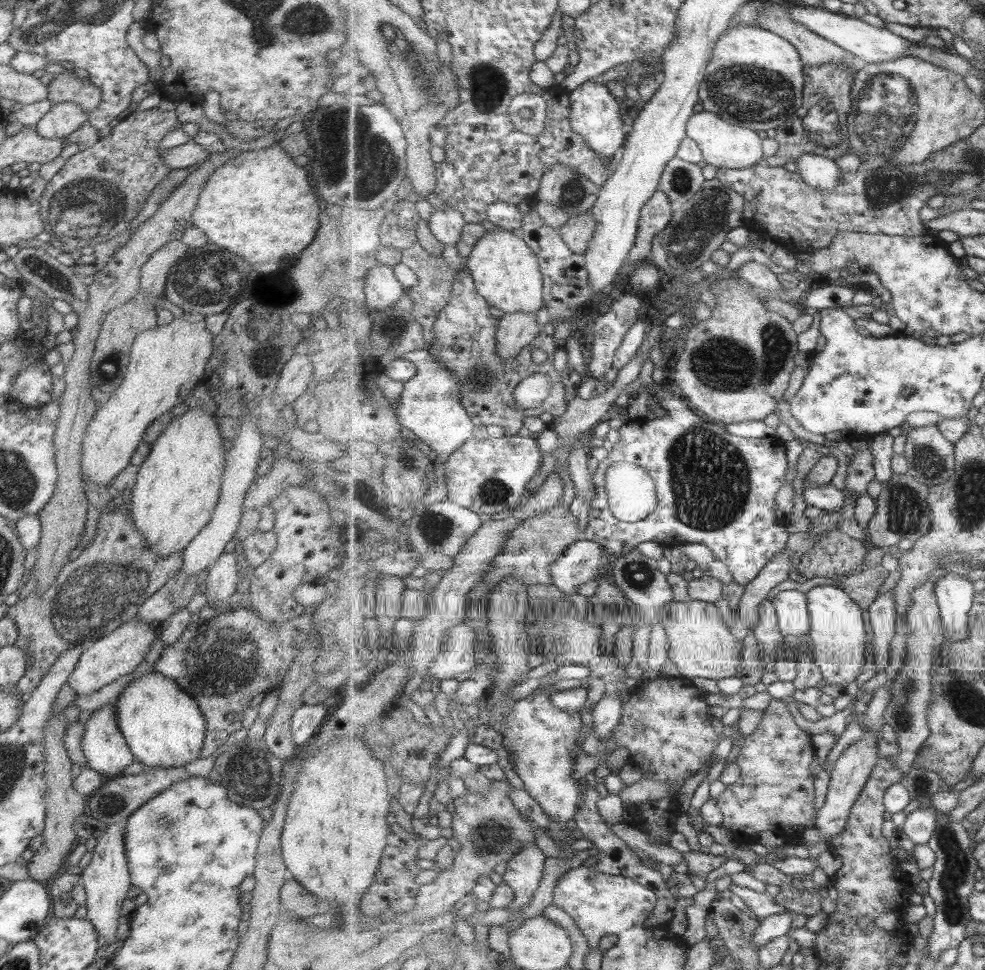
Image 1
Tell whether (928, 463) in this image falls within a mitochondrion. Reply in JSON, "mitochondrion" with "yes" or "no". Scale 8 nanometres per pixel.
{"mitochondrion":"yes"}

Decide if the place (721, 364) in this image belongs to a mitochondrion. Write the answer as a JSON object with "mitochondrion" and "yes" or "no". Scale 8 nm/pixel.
{"mitochondrion":"yes"}

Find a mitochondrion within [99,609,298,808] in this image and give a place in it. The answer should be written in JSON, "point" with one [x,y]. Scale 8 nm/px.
{"point":[219,660]}

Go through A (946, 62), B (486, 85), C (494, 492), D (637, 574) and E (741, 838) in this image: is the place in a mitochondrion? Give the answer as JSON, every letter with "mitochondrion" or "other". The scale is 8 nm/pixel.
{"A":"other","B":"mitochondrion","C":"mitochondrion","D":"mitochondrion","E":"other"}

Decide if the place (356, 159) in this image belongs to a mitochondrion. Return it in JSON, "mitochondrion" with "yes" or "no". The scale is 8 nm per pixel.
{"mitochondrion":"yes"}

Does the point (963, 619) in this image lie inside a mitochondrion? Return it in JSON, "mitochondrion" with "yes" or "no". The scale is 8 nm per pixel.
{"mitochondrion":"no"}

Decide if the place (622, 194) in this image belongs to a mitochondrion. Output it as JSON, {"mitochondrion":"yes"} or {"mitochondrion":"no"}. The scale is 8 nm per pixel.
{"mitochondrion":"no"}

